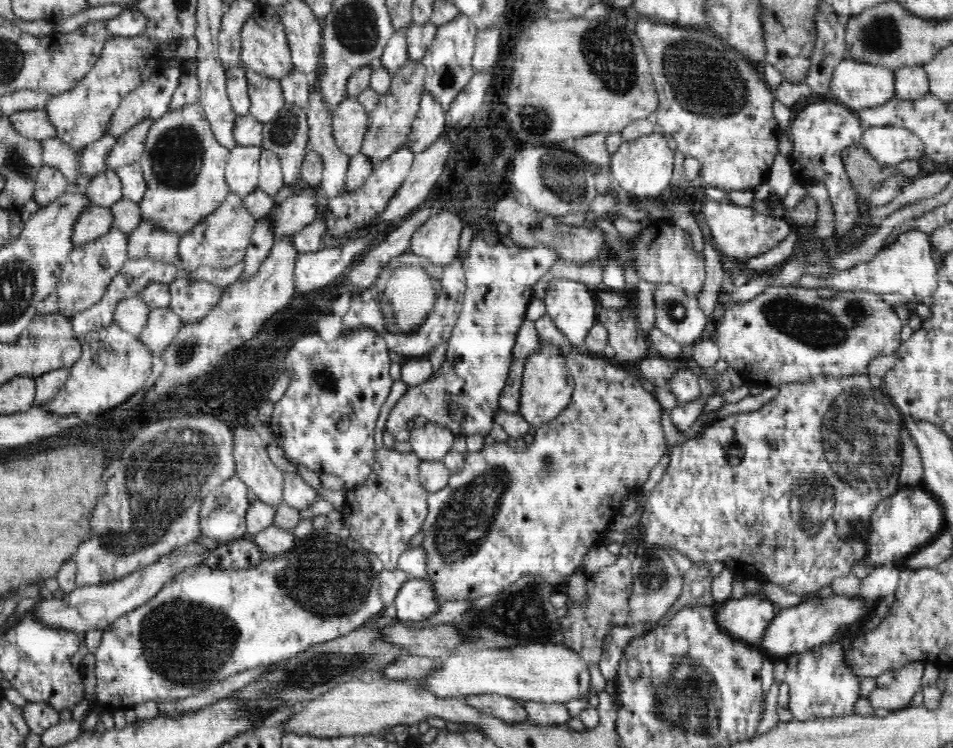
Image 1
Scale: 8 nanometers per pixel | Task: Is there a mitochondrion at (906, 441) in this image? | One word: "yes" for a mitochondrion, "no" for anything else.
yes

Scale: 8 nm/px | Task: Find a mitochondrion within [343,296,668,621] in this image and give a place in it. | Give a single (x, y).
(463, 522)

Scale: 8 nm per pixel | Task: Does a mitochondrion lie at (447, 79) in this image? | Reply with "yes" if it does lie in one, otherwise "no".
yes

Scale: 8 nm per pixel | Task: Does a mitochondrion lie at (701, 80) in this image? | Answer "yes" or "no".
yes

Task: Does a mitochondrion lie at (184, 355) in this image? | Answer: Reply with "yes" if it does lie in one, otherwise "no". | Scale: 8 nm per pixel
yes

